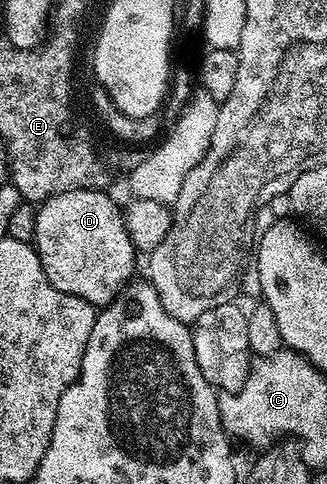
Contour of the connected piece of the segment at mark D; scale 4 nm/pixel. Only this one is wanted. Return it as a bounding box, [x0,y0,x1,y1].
[33,188,137,306]

